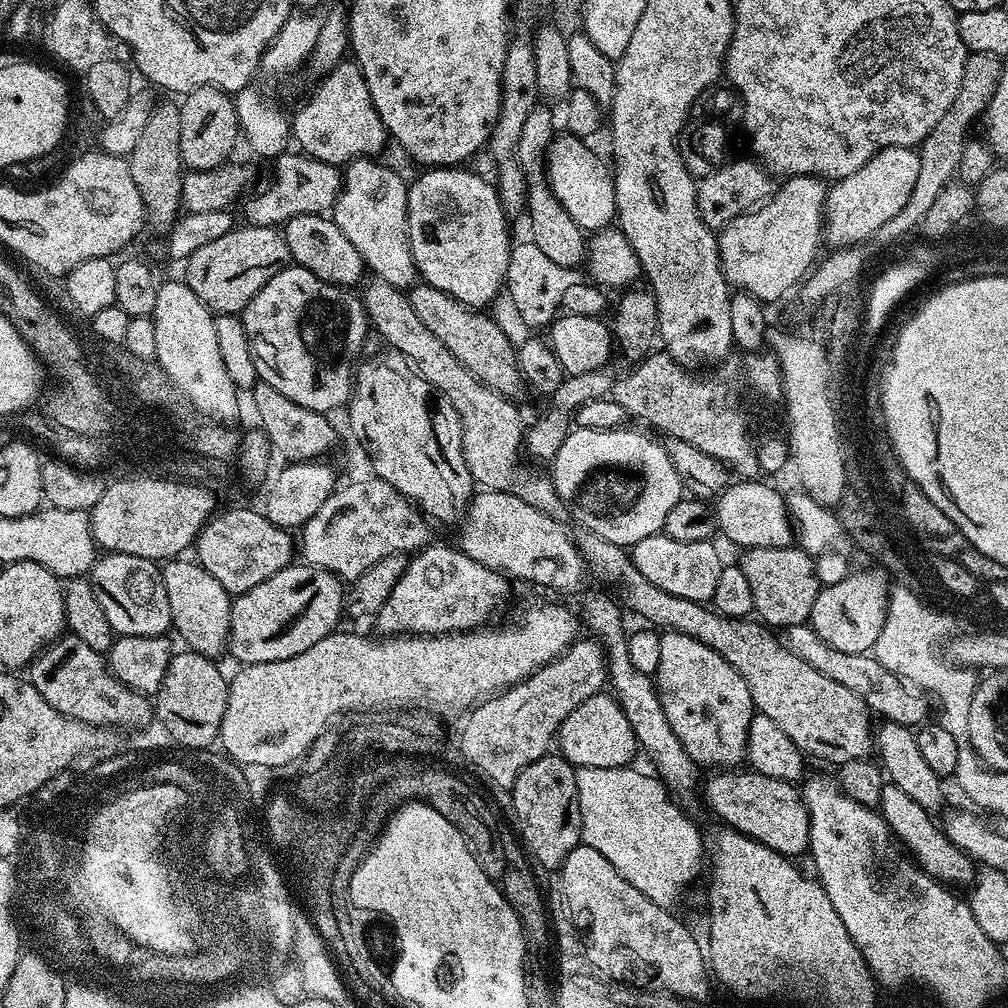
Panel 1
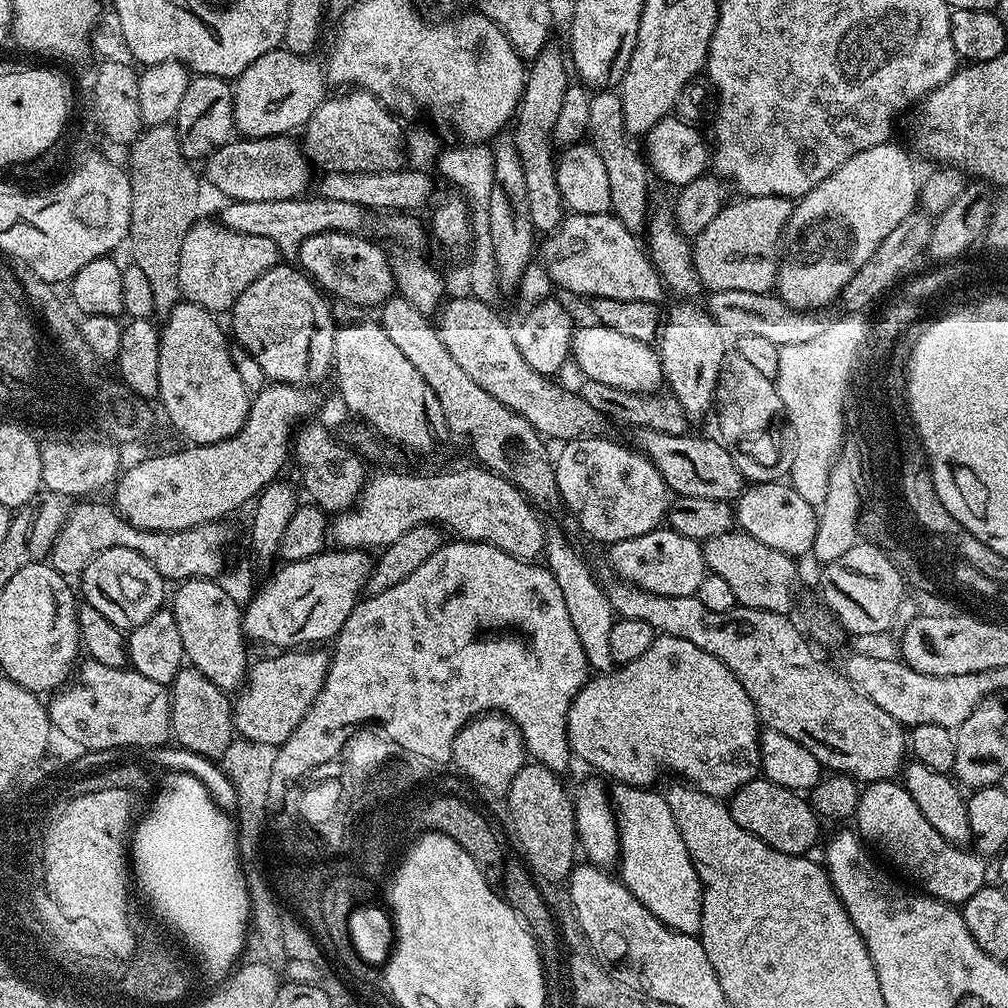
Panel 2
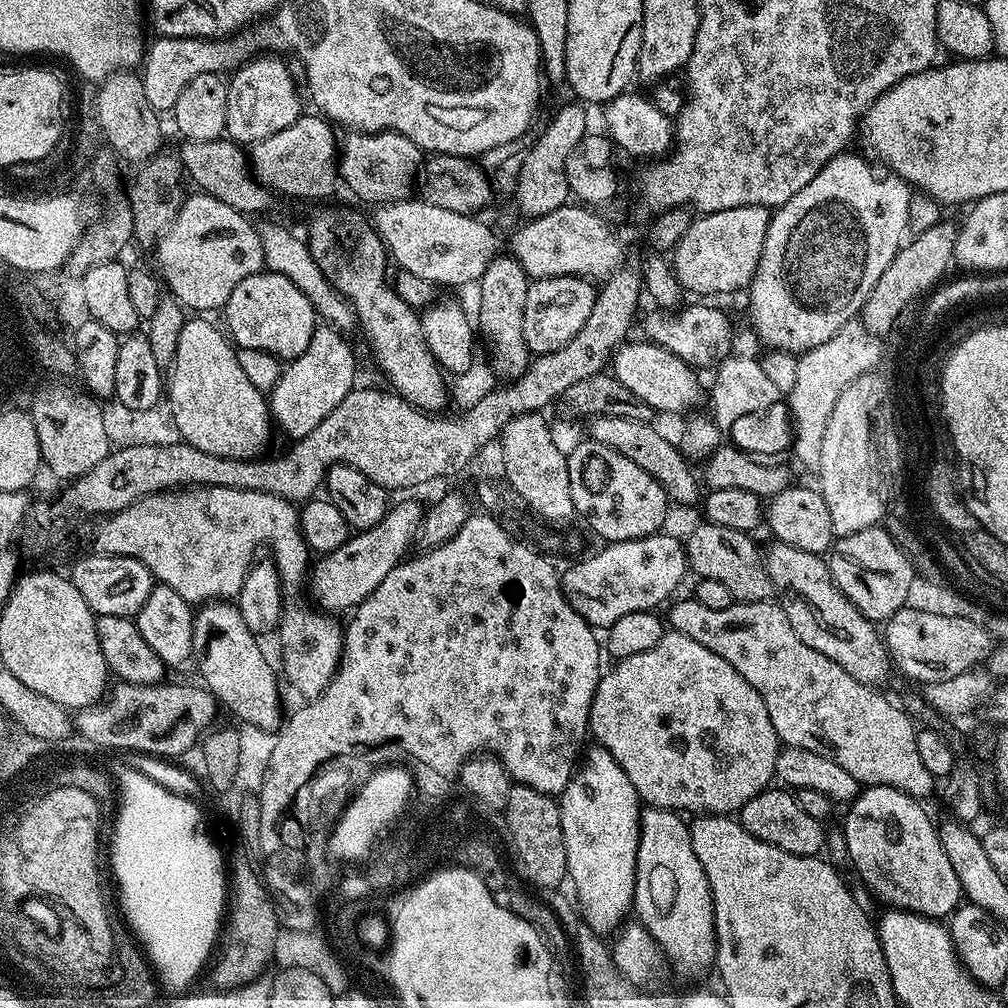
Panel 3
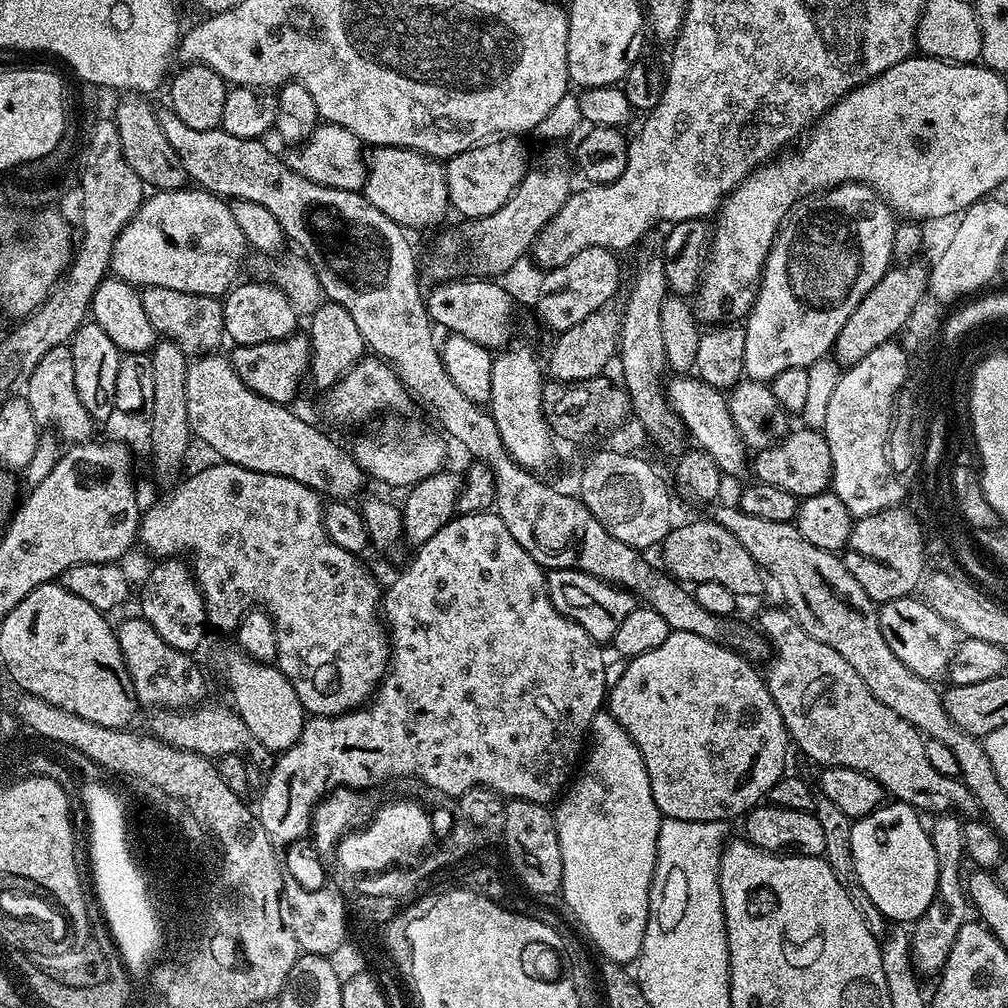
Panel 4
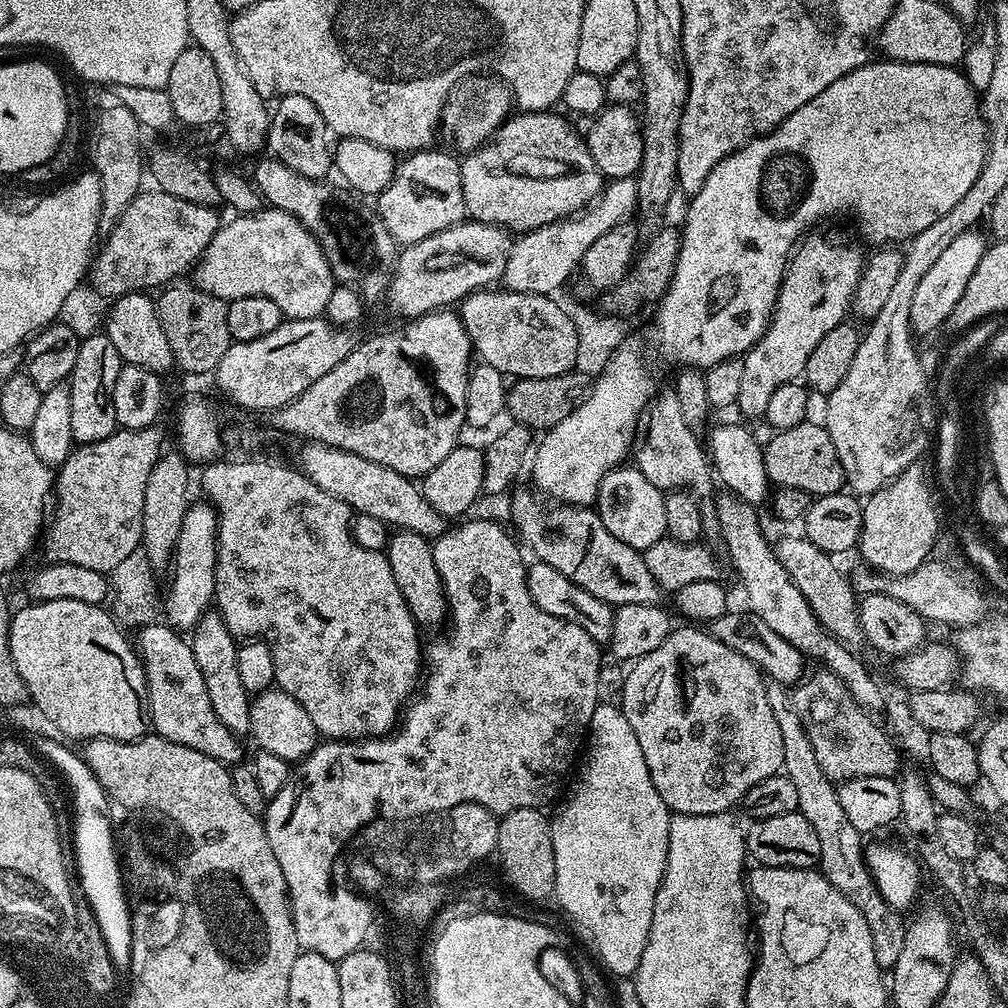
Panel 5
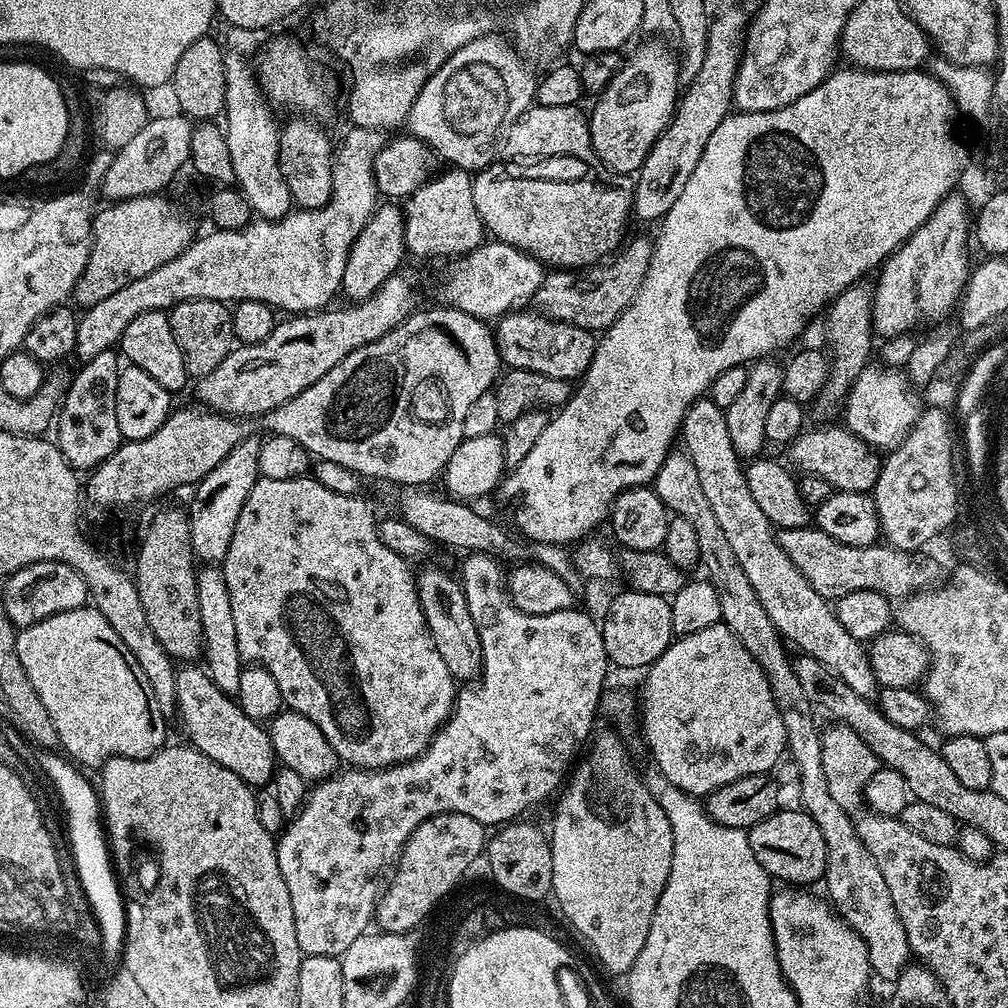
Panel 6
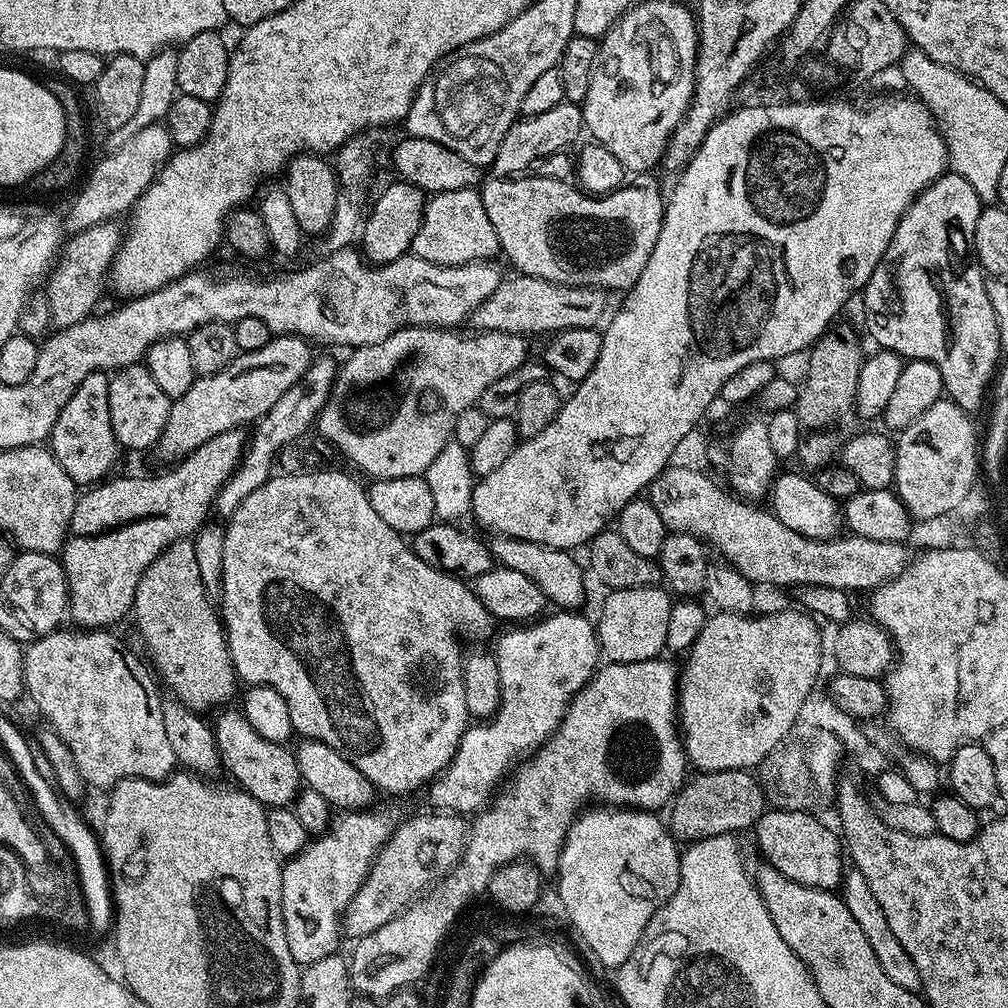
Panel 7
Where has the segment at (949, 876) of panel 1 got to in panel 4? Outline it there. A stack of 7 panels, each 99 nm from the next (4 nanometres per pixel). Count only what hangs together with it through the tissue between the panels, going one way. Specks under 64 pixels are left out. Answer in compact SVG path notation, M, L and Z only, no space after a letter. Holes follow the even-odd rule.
M886 802L852 823L851 871L871 904L894 924L912 924L933 901L940 871L932 837L910 804Z

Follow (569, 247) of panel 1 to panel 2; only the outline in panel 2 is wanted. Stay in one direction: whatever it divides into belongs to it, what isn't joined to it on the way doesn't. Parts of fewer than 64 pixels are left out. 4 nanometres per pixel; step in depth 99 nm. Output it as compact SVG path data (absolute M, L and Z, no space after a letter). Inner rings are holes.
M555 46L542 49L530 62L524 77L524 92L514 117L514 139L518 158L522 162L522 175L526 178L526 198L530 202L530 222L537 233L549 234L560 227L566 216L566 205L558 190L556 181L556 160L554 152L554 126L570 83L570 68L566 56Z

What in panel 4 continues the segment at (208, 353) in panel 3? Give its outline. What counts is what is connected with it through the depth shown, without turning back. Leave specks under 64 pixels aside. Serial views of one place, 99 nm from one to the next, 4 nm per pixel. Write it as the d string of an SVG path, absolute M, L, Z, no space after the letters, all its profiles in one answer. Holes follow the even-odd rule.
M205 354L195 357L189 363L188 373L186 374L186 414L190 414L190 430L193 437L197 441L204 440L204 444L212 452L217 452L219 459L226 464L237 464L242 466L246 470L258 470L259 472L265 472L266 474L278 474L279 476L285 476L286 478L294 478L298 482L302 482L308 488L312 488L316 492L319 492L321 497L331 498L336 502L348 502L353 498L351 496L359 497L361 495L360 487L366 482L366 475L363 469L358 466L358 462L353 458L351 451L339 448L330 437L324 432L319 432L312 424L307 424L300 416L295 416L291 411L293 410L286 404L275 404L270 402L266 398L262 398L258 394L254 394L254 390L250 390L242 382L242 378L238 378L238 374L232 368L231 359L227 355L220 356L221 354Z

